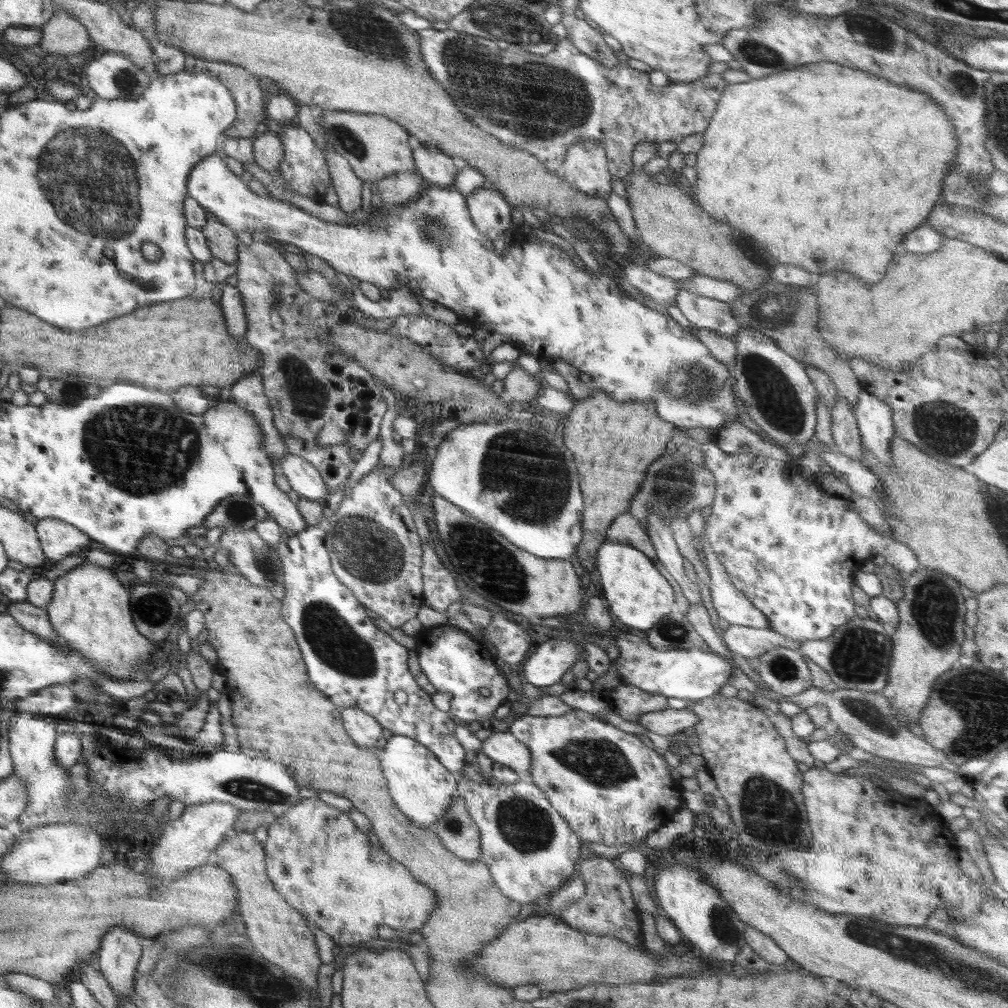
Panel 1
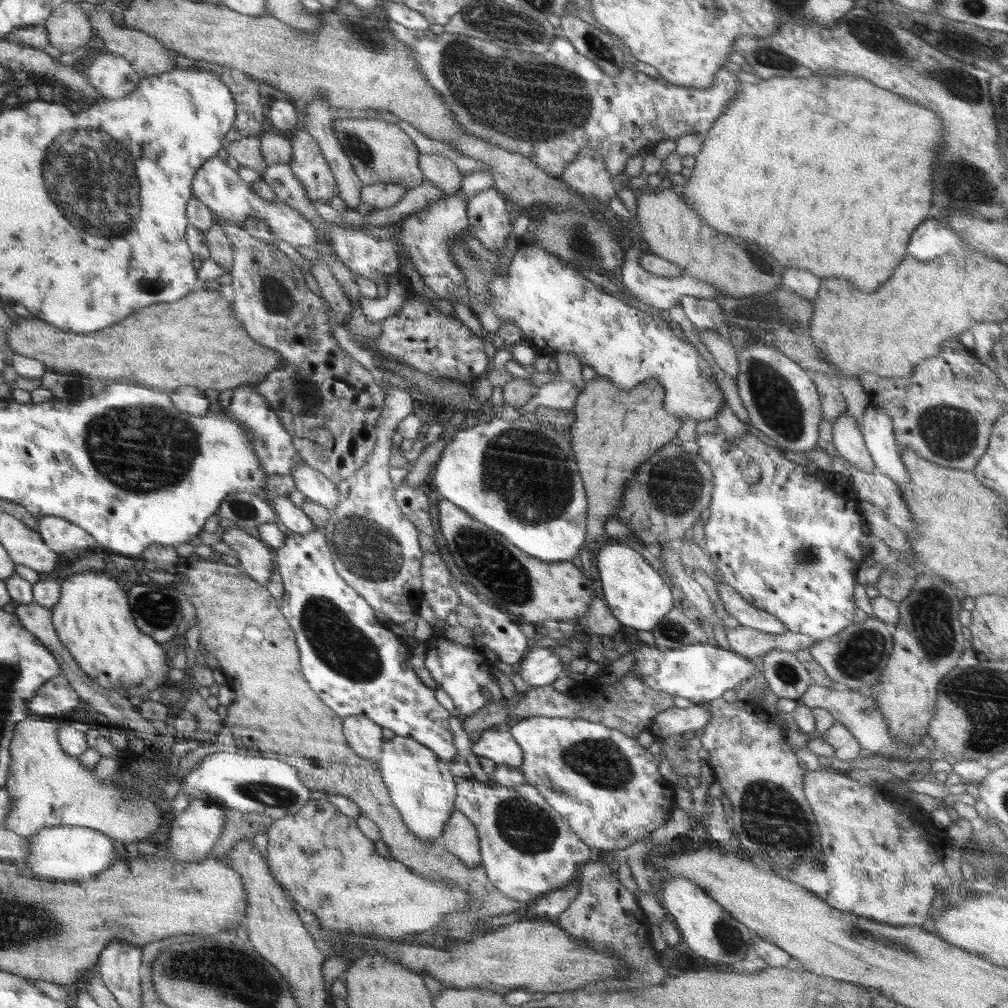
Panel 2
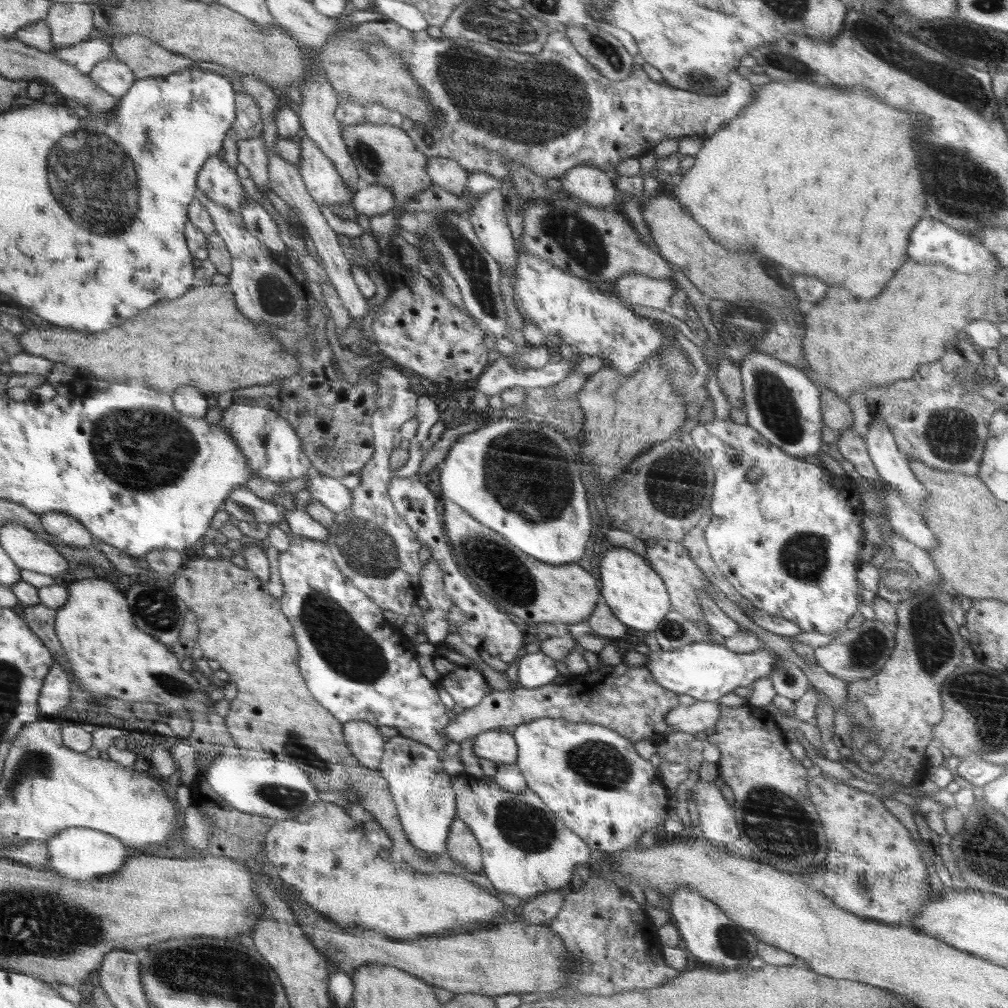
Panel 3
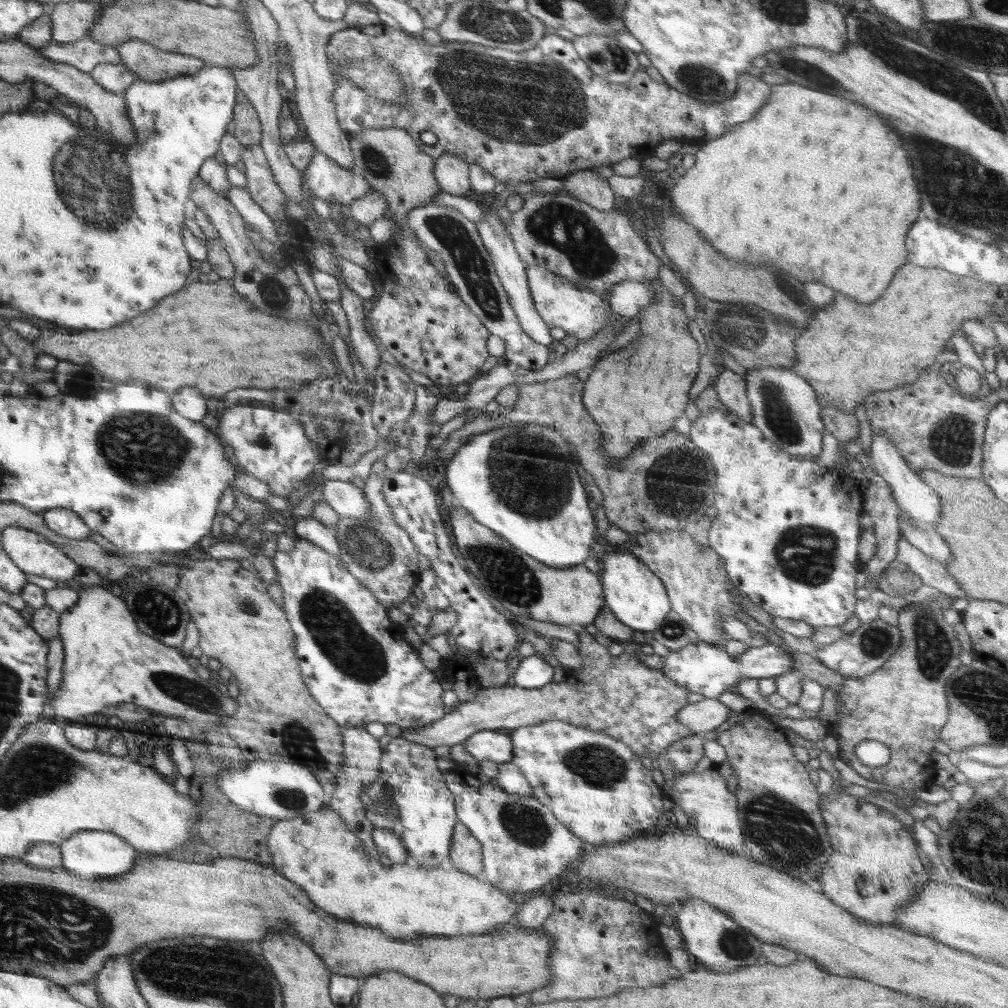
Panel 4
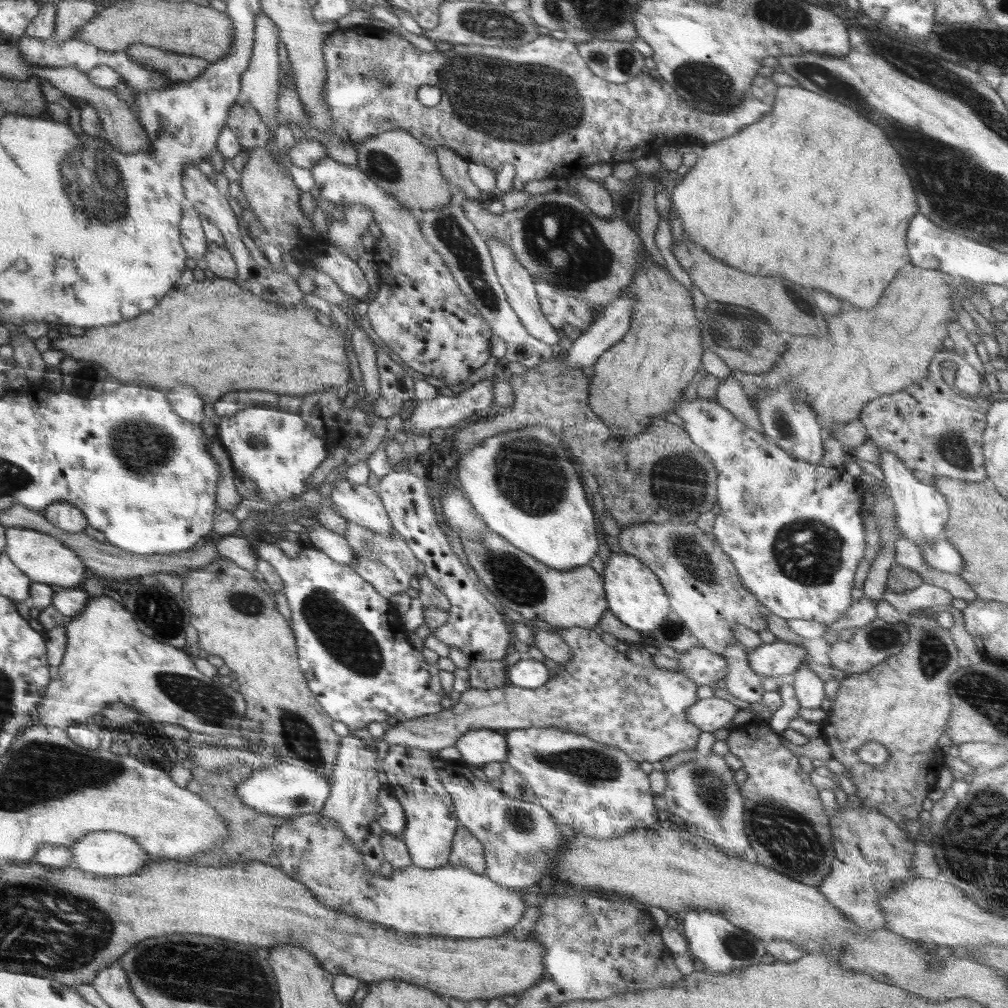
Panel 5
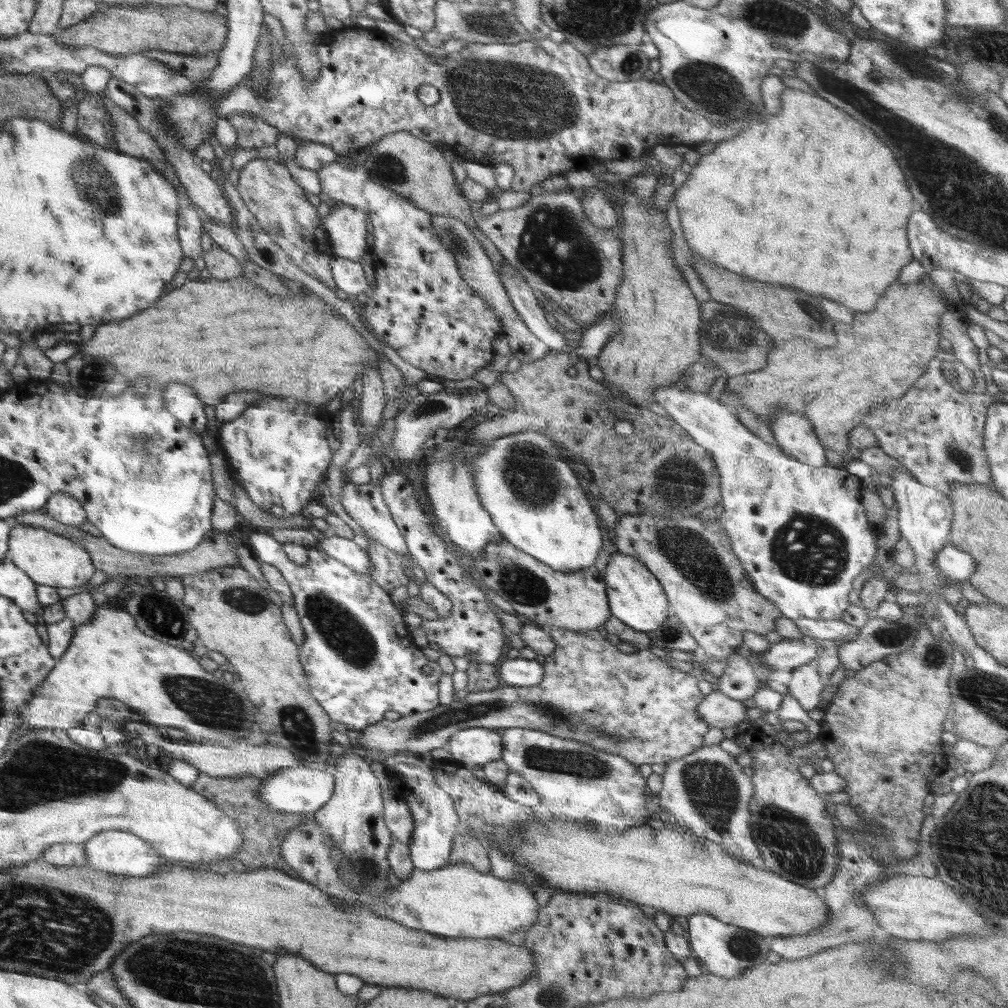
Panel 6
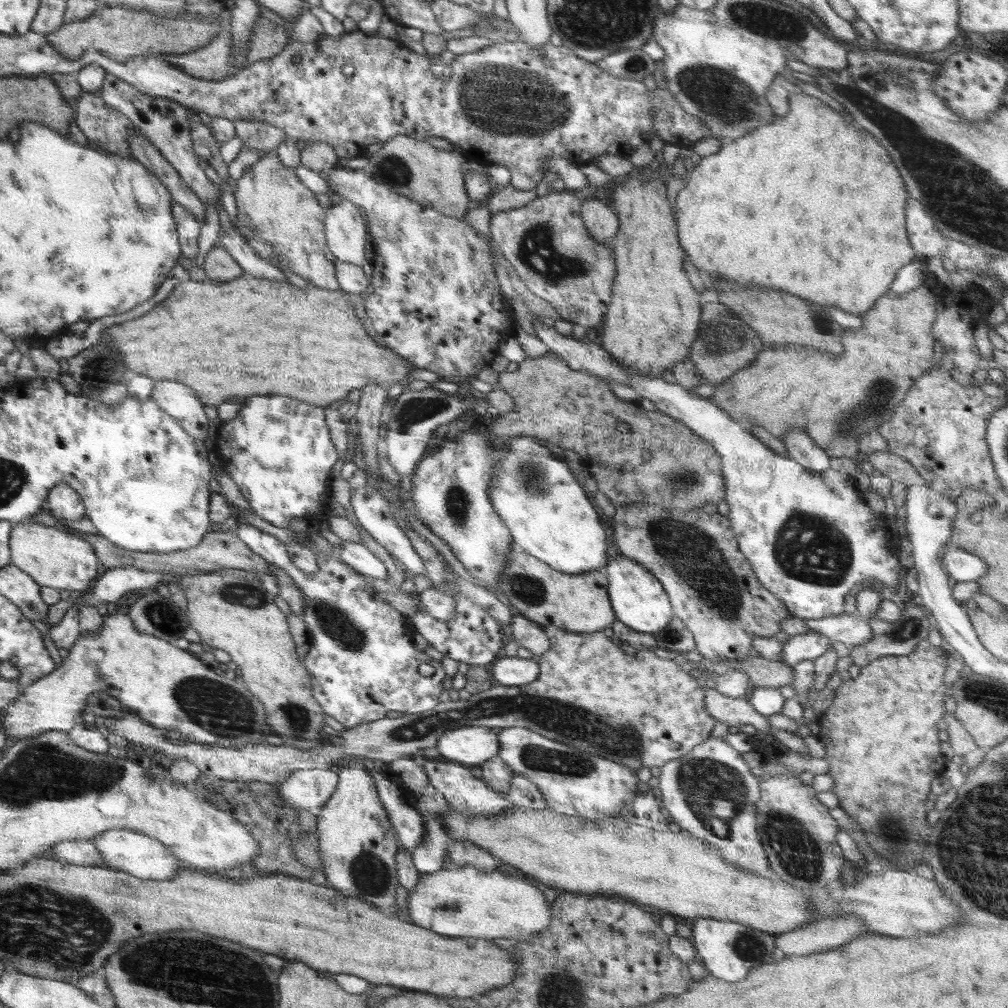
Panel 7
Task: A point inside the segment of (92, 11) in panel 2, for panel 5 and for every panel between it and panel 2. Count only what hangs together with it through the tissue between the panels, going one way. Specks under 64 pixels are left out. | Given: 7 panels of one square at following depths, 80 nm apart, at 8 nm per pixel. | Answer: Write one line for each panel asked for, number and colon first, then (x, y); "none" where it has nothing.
3: (147, 59)
4: (148, 63)
5: (175, 66)

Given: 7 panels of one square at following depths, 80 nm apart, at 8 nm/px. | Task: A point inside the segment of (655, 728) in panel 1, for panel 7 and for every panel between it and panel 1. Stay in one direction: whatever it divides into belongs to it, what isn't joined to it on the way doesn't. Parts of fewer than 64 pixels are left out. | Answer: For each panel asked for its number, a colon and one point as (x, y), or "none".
2: (675, 720)
3: (695, 718)
4: (707, 714)
5: (710, 714)
6: (719, 711)
7: (734, 711)

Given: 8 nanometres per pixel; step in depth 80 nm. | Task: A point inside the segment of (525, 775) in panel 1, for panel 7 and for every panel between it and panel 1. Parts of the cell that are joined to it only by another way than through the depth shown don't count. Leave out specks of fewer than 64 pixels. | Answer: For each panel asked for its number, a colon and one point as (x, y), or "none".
2: (501, 747)
3: (499, 746)
4: (487, 745)
5: (478, 747)
6: (472, 747)
7: (468, 745)

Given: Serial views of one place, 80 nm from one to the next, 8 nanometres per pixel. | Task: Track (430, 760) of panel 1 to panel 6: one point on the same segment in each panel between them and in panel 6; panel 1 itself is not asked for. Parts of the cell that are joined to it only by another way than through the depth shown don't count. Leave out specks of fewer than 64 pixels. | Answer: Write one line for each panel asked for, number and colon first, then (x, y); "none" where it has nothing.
2: (421, 787)
3: (421, 789)
4: (427, 814)
5: (431, 821)
6: (435, 823)

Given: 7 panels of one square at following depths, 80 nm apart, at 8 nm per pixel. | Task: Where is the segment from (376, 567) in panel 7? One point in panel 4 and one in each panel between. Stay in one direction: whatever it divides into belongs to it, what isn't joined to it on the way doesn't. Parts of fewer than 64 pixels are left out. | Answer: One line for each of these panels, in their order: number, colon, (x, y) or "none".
4: (307, 528)
5: (334, 545)
6: (353, 555)

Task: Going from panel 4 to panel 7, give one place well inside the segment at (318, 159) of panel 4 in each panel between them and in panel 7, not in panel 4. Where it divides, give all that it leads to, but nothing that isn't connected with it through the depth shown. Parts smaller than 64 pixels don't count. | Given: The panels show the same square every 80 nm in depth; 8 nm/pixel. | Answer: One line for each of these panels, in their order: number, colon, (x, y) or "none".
5: (419, 314)
6: (421, 308)
7: (436, 302)

